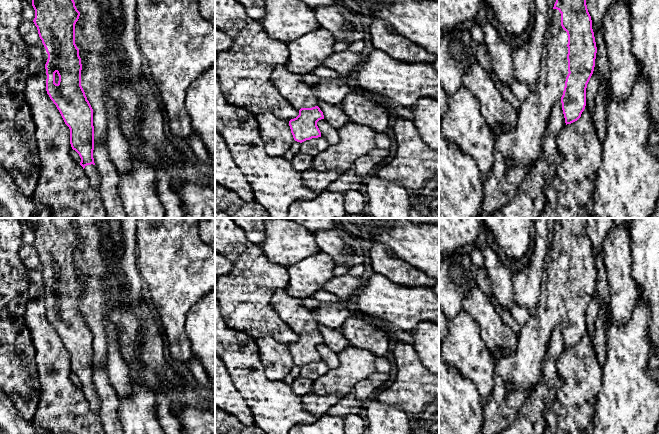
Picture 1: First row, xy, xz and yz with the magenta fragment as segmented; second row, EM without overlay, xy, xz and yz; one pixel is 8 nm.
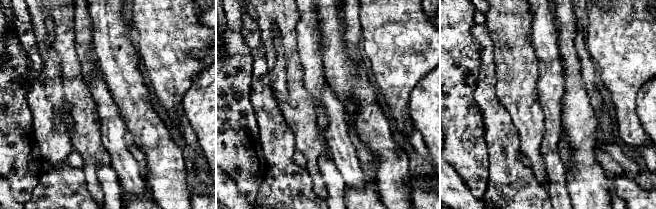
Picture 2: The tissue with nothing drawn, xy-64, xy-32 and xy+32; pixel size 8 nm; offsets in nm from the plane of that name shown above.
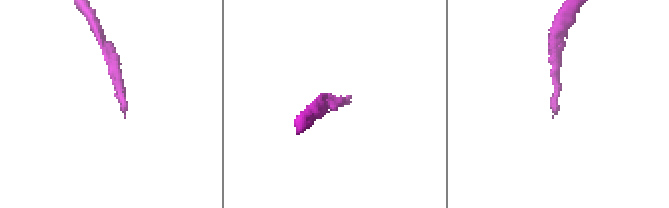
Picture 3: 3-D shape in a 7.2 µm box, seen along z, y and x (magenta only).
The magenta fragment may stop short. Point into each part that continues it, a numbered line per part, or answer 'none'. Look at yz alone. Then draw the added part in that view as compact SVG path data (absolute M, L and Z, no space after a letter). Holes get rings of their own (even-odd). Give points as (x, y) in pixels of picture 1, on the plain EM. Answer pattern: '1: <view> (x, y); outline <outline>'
1: yz (516, 375); outline M553 233L544 260L541 295L538 306L528 322L521 327L514 352L500 358L495 366L494 389L484 404L484 425L481 434L499 434L511 424L521 405L542 376L543 362L554 328L561 324L568 299L568 259L561 250L561 237Z

